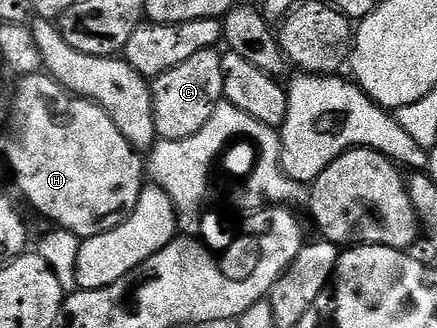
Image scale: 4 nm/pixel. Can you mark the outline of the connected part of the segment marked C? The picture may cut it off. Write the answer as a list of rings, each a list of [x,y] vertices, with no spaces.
[[[218,49],[193,52],[185,64],[169,68],[158,74],[151,82],[151,107],[155,113],[155,133],[163,140],[185,140],[205,124],[209,116],[224,101],[223,96],[223,54]]]

